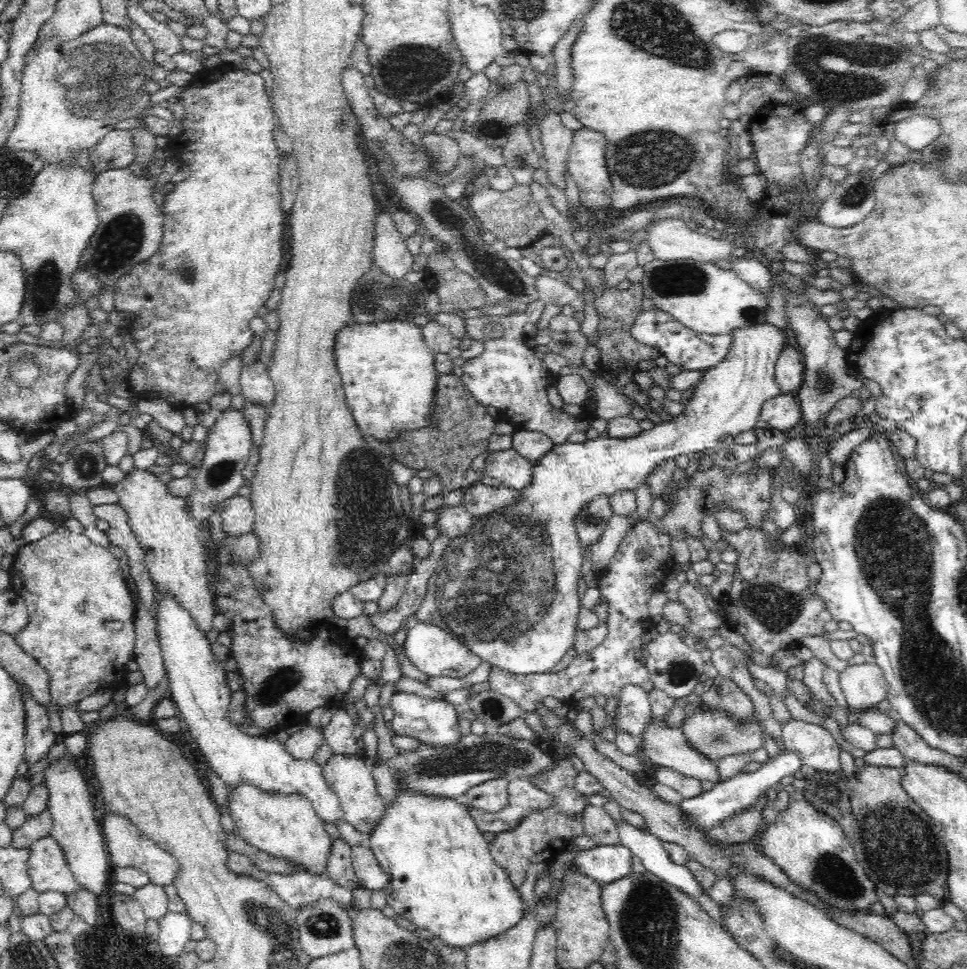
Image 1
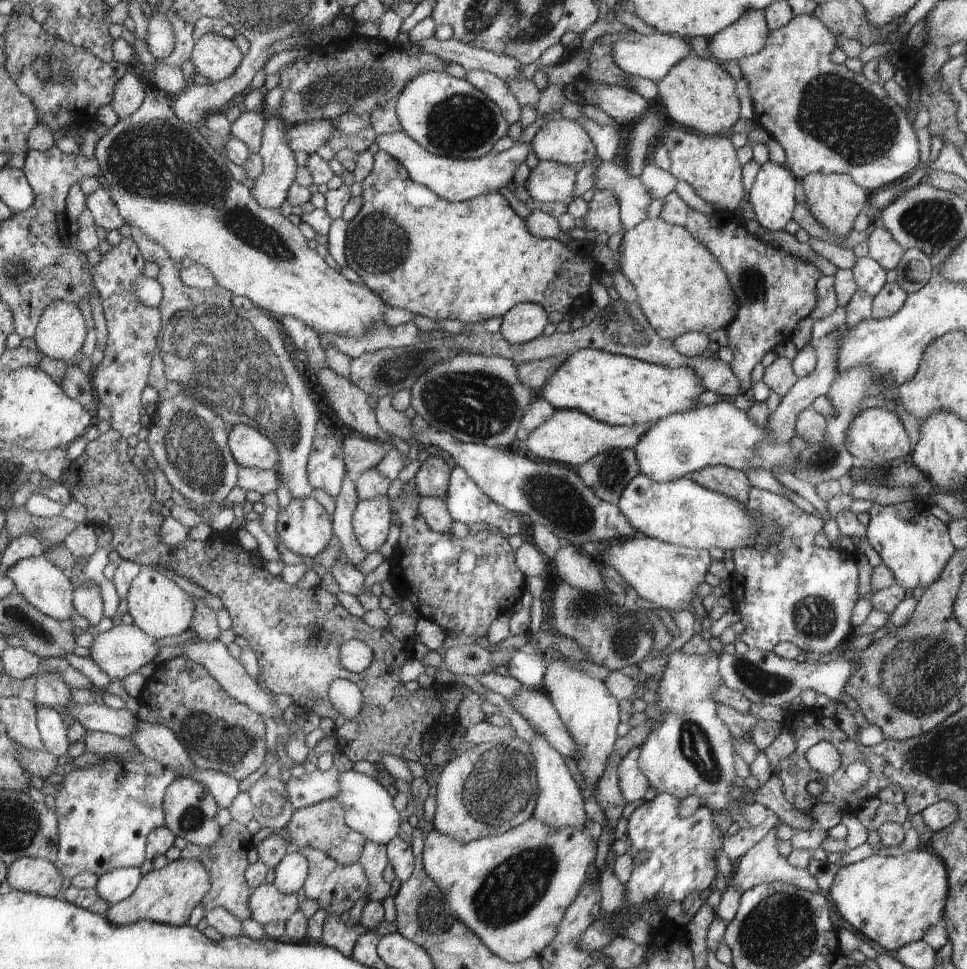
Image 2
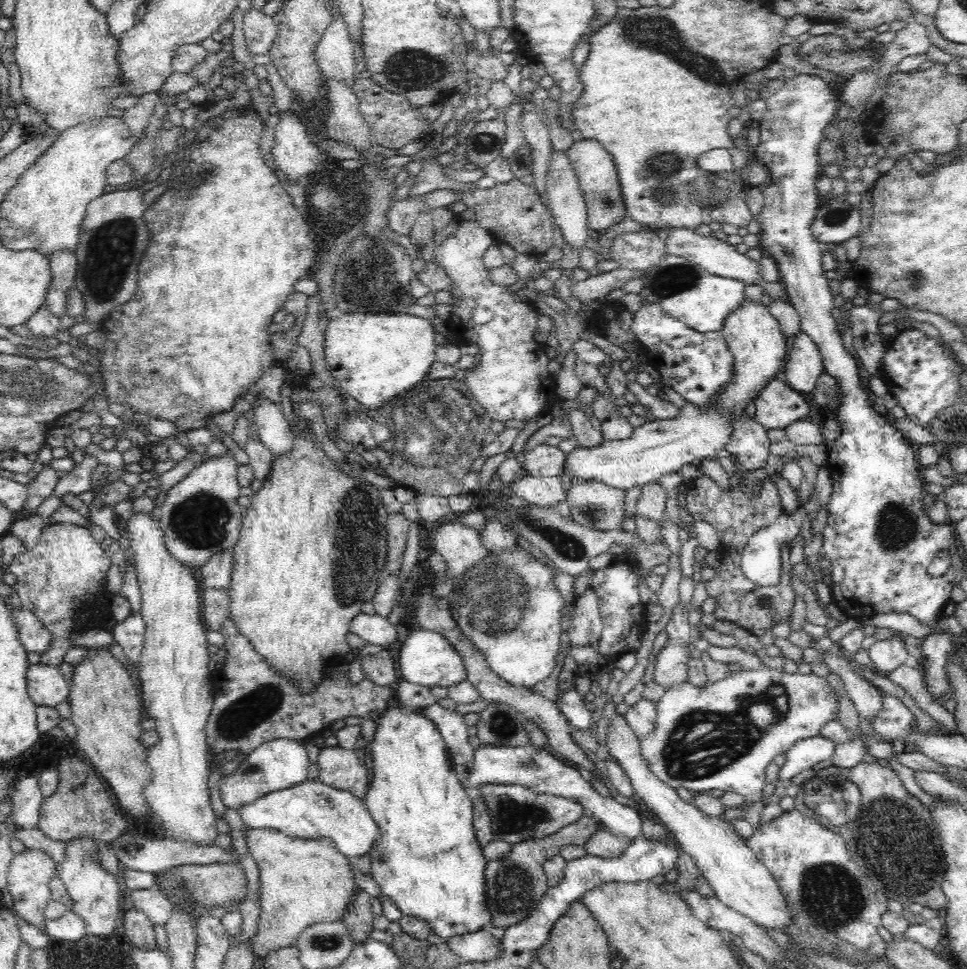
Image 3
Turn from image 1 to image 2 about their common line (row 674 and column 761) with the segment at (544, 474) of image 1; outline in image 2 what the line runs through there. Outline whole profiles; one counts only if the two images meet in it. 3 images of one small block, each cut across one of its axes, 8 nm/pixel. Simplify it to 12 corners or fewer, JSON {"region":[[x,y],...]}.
{"region":[[639,473],[617,506],[637,532],[752,548],[769,521],[690,476]]}

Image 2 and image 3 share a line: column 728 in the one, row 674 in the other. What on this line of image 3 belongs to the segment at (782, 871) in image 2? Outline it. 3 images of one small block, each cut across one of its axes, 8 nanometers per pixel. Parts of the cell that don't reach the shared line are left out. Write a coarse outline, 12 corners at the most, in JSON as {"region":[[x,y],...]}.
{"region":[[897,632],[876,641],[867,650],[871,668],[886,676],[910,662],[903,638]]}

